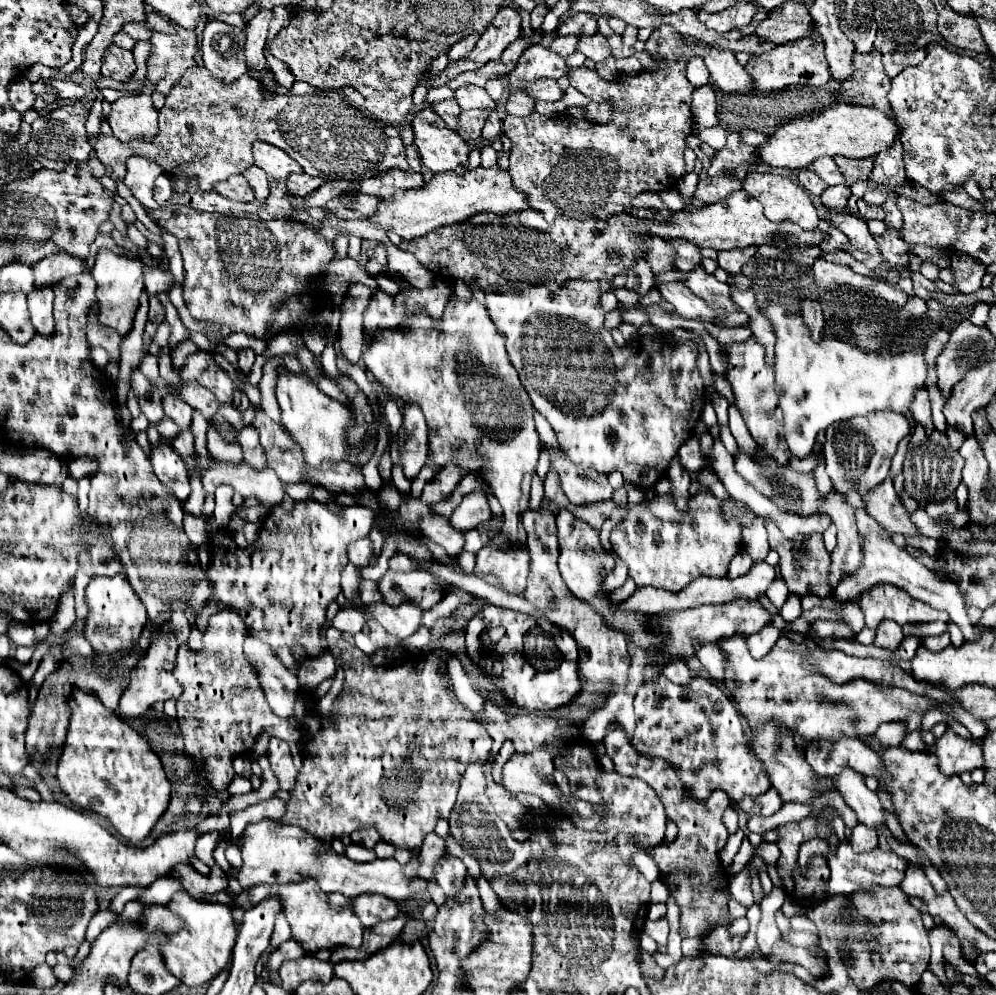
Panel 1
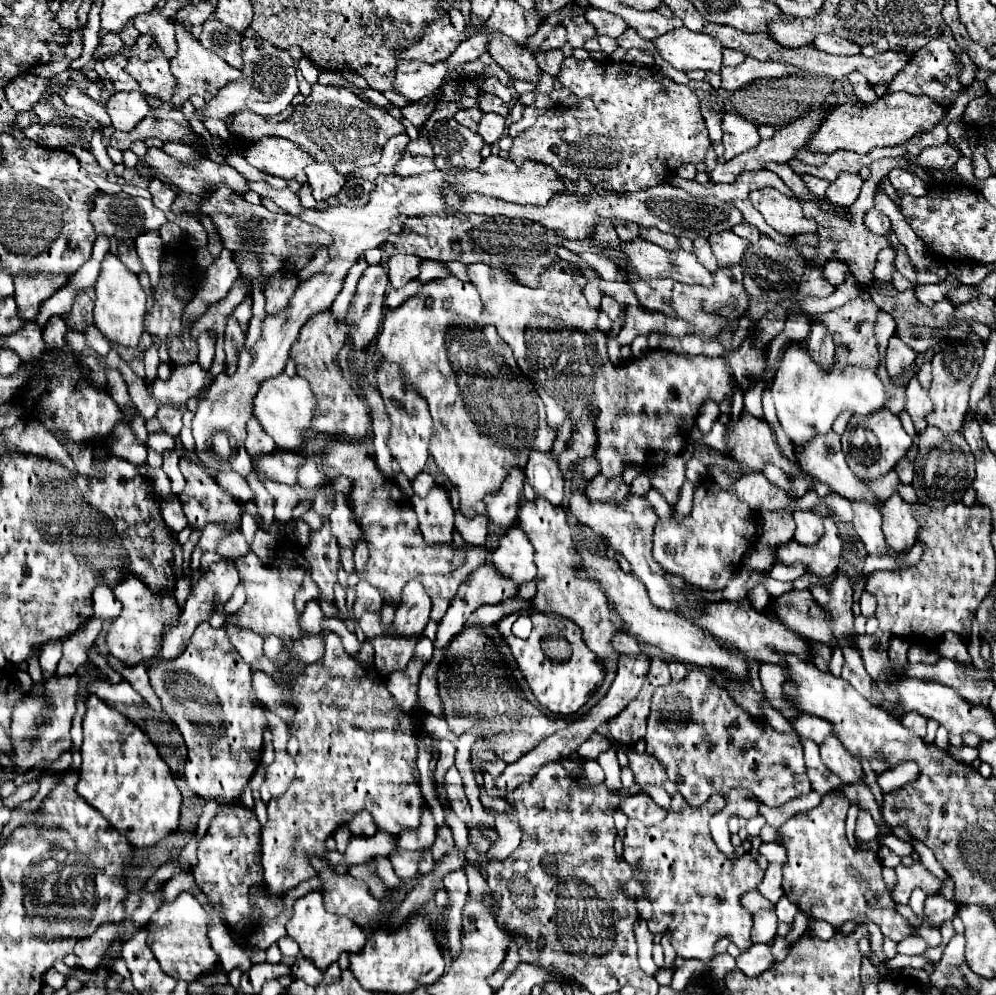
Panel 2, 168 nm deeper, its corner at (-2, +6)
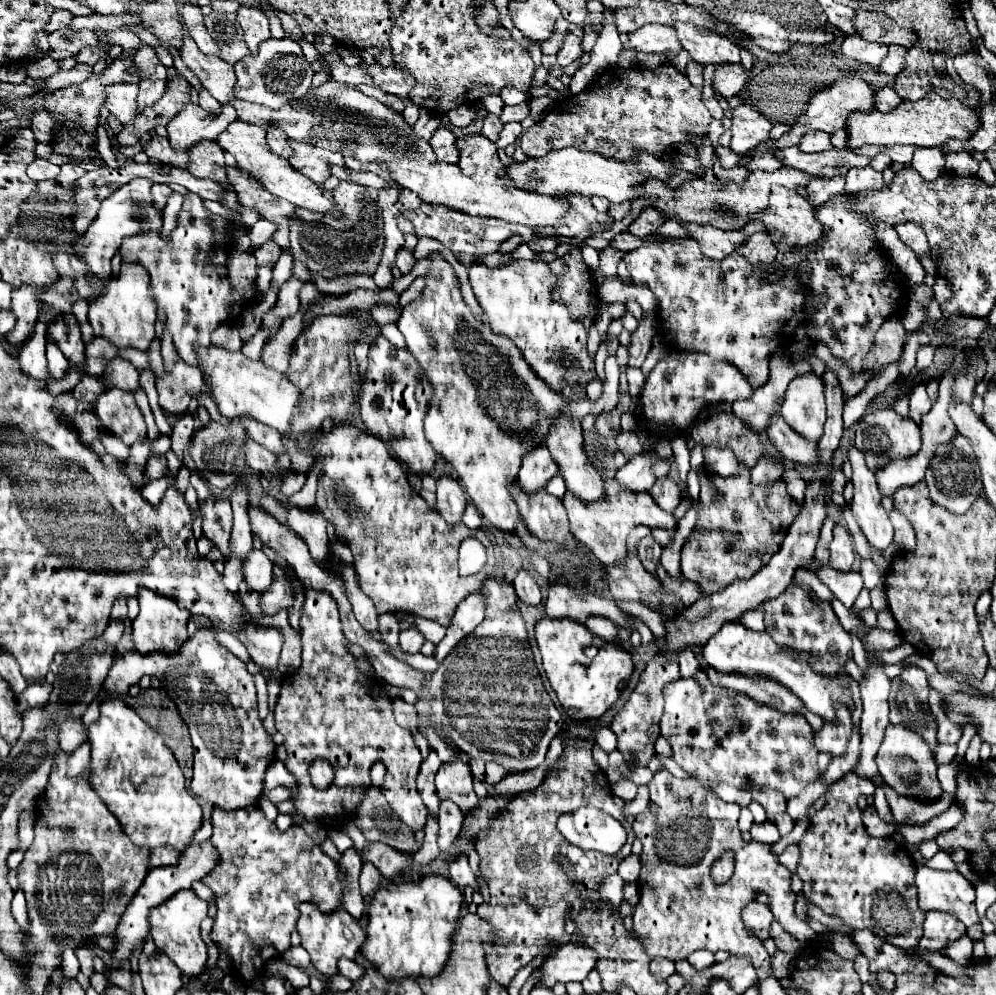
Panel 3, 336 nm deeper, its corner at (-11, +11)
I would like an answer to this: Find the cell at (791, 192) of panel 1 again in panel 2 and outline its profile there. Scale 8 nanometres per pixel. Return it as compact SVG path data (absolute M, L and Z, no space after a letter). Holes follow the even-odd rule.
M757 189L749 195L749 199L761 211L765 221L781 235L815 233L817 229L817 223L803 215L801 205L795 199L779 193L777 189Z

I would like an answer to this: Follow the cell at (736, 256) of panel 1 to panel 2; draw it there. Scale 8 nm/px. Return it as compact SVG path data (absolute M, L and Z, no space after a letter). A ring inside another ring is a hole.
M733 231L717 233L717 235L709 237L709 243L711 243L713 255L715 255L719 267L729 267L729 265L739 263L745 249L751 245L747 239L737 237Z

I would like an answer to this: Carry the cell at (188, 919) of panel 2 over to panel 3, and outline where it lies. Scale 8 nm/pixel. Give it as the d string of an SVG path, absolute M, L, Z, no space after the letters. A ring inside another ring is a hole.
M180 890L164 904L150 910L150 934L154 944L180 968L182 976L198 976L206 970L208 946L200 936L200 922L208 914L208 902L200 900L194 890Z

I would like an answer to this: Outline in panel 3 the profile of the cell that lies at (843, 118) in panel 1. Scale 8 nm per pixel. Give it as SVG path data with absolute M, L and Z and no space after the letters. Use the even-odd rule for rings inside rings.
M936 92L926 94L922 100L910 102L902 100L900 108L894 108L894 112L854 112L846 124L848 134L848 146L860 148L864 144L878 144L878 146L894 146L894 144L912 144L922 148L942 146L948 138L966 140L980 128L980 120L976 118L974 110L958 102L956 98L940 98Z

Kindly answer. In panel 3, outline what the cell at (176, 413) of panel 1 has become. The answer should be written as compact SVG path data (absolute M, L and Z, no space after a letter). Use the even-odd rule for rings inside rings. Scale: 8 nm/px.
M190 414L176 416L174 426L172 426L172 432L170 432L170 438L172 438L172 450L178 454L180 460L184 456L184 450L190 444L192 434L194 434L194 420L192 420L192 416Z

